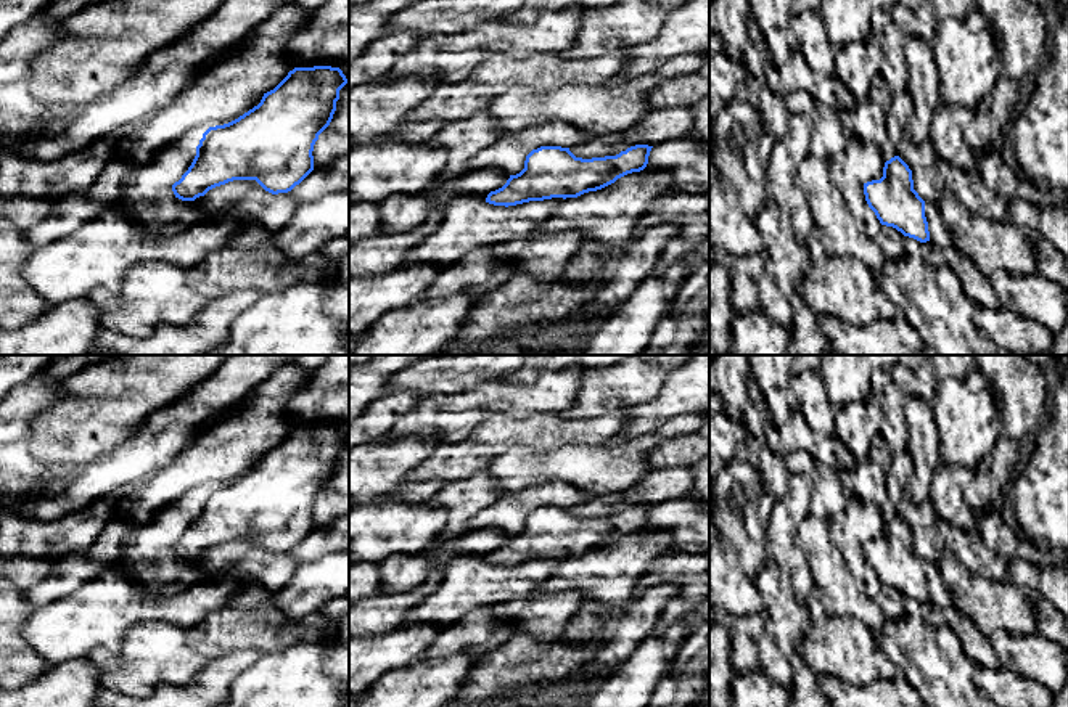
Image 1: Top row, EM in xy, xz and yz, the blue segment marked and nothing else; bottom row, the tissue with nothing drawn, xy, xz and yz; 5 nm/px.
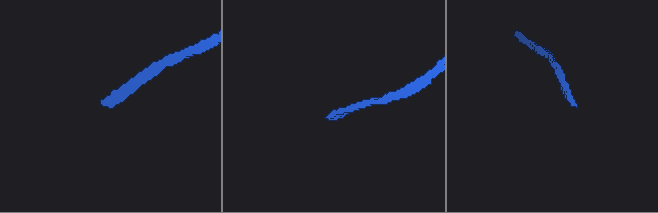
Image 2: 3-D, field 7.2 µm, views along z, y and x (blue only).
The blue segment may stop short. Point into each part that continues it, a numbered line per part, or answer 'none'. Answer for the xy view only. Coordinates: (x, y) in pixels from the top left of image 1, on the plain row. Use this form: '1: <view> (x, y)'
none

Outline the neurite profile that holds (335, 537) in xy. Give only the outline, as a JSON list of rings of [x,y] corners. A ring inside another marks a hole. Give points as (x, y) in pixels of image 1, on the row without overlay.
[[[349,513],[330,525],[314,529],[288,556],[296,566],[310,564],[327,554],[349,550]]]

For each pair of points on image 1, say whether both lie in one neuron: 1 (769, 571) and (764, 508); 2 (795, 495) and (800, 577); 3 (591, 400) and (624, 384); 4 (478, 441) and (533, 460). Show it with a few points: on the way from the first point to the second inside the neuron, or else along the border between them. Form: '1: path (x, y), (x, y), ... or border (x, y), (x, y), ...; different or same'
1: border (768, 556), (763, 568), (753, 577); different
2: path (787, 516), (787, 553), (790, 556); same
3: path (599, 392), (605, 386), (616, 386); same
4: border (544, 450), (512, 445), (497, 453), (483, 468); different

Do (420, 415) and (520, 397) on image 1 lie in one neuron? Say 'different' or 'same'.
same

